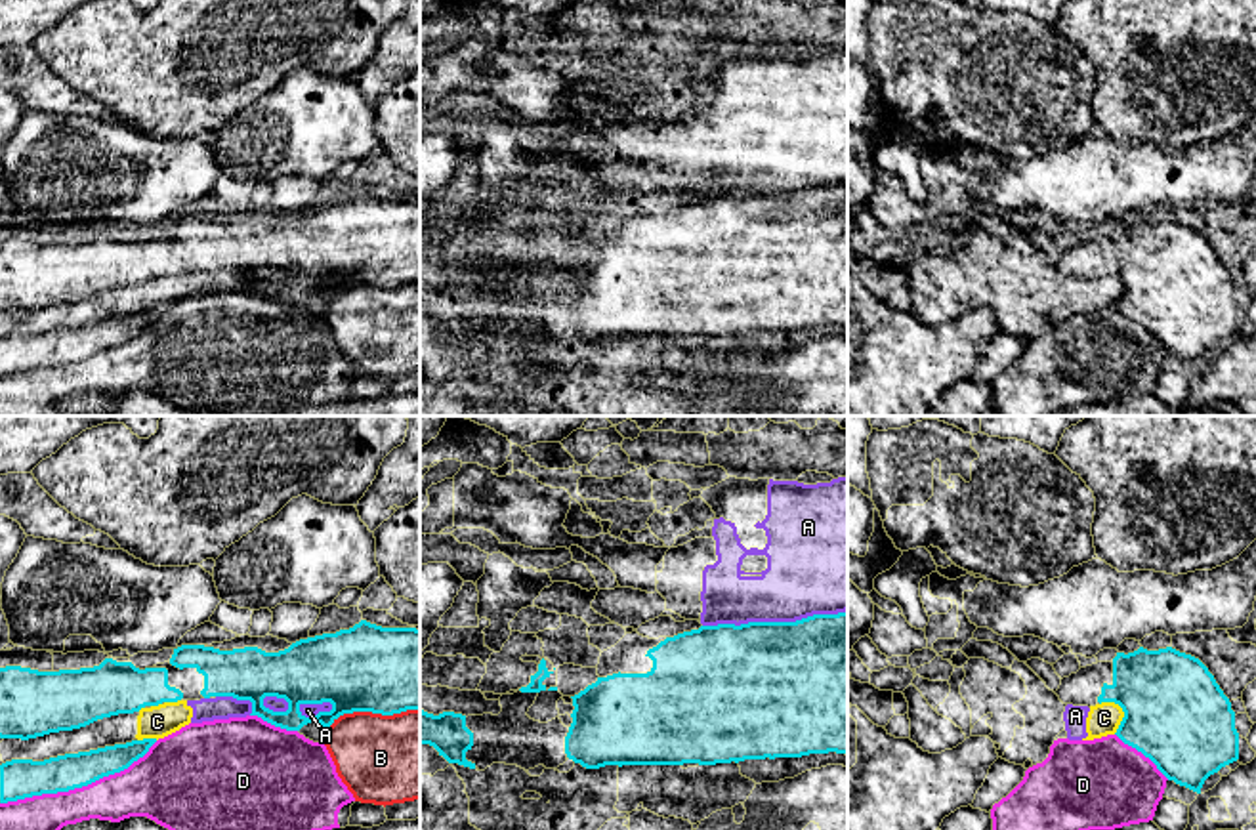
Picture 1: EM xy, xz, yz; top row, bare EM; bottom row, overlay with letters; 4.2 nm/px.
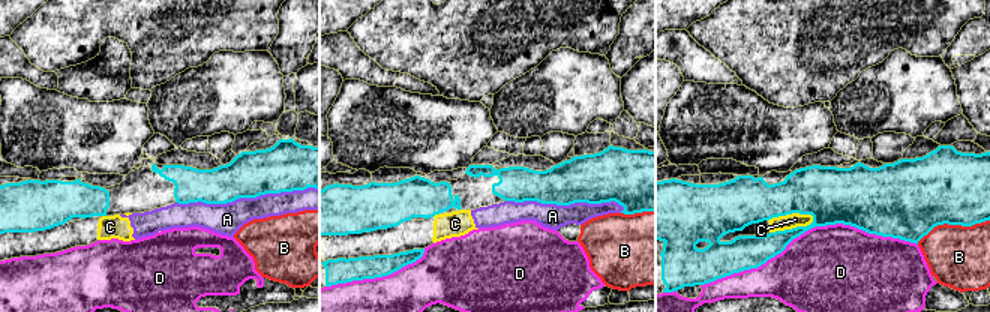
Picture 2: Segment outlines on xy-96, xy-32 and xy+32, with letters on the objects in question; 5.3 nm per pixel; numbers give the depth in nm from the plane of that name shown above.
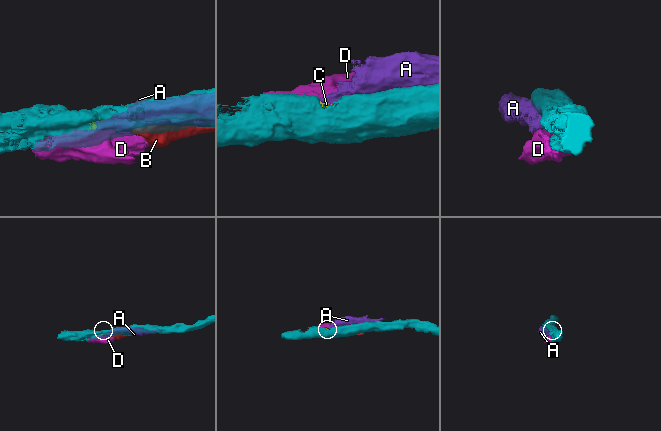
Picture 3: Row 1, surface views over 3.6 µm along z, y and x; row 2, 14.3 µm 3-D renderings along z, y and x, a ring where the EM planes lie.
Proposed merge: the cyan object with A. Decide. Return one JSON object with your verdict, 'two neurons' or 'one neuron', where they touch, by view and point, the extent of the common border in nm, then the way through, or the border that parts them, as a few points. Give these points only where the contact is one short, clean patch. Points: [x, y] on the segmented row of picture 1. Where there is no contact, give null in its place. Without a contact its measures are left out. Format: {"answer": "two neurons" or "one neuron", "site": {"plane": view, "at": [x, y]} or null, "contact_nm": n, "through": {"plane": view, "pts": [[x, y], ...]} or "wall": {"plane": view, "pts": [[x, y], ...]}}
{"answer": "two neurons", "site": {"plane": "xz", "at": [774, 622]}, "contact_nm": 600}

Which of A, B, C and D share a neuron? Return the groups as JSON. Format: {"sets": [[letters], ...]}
{"sets": [["A", "C"], ["B"], ["D"]]}

